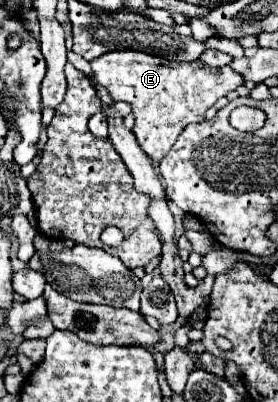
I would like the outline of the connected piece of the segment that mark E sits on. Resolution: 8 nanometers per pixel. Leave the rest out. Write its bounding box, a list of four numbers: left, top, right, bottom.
[91,50,243,162]

